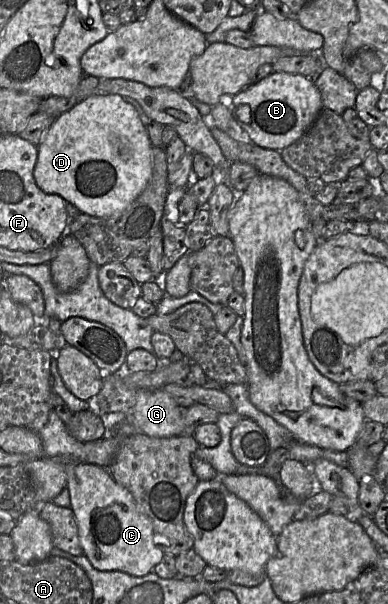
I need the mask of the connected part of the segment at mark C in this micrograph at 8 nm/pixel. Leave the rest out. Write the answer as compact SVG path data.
M69 464L66 489L84 556L95 569L121 571L135 577L153 572L165 552L154 543L152 522L138 507L132 494L119 485L109 471L95 464Z

